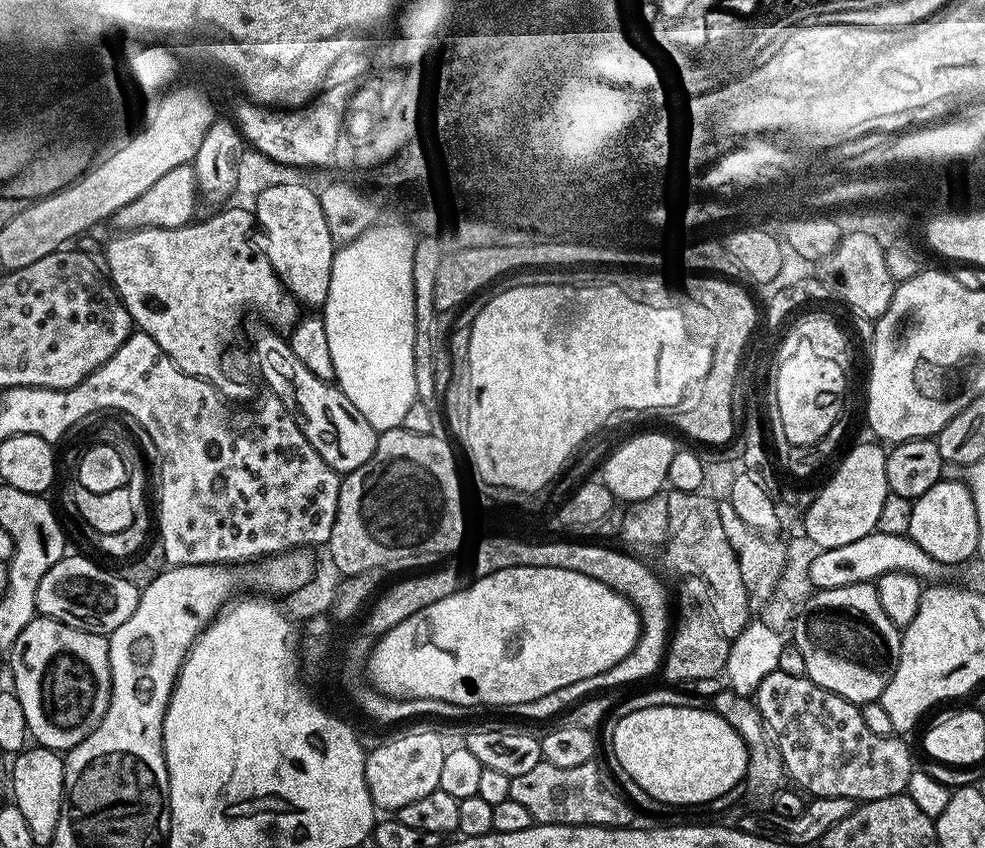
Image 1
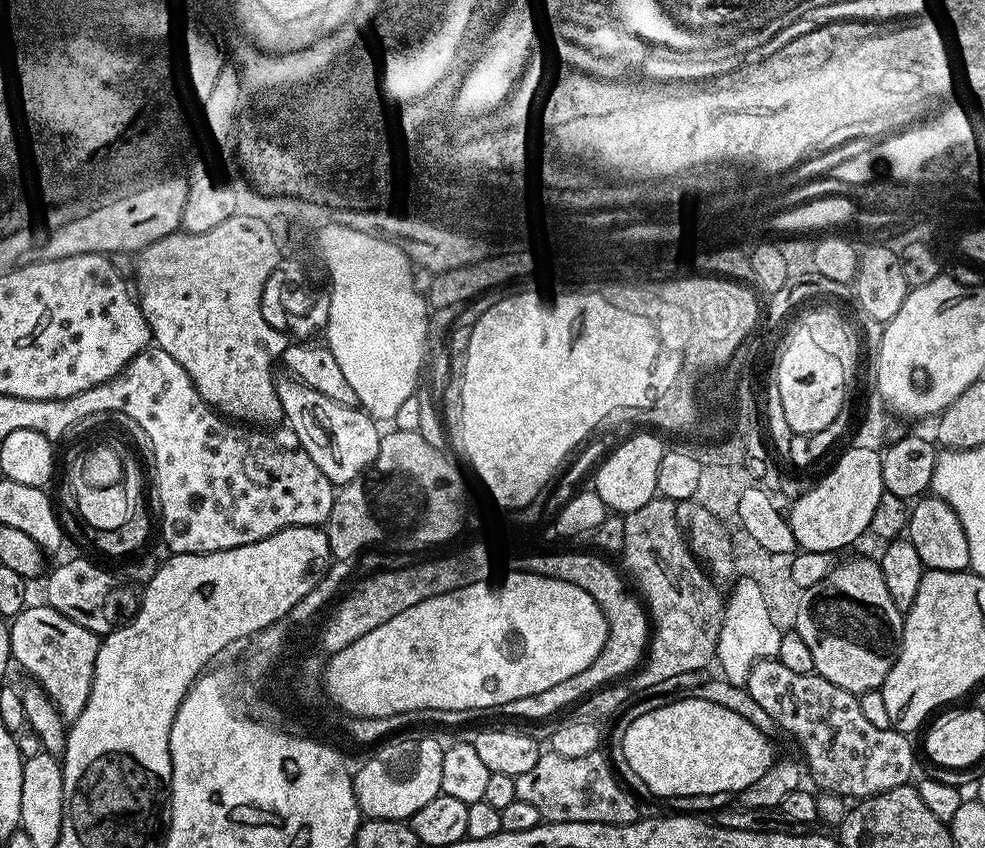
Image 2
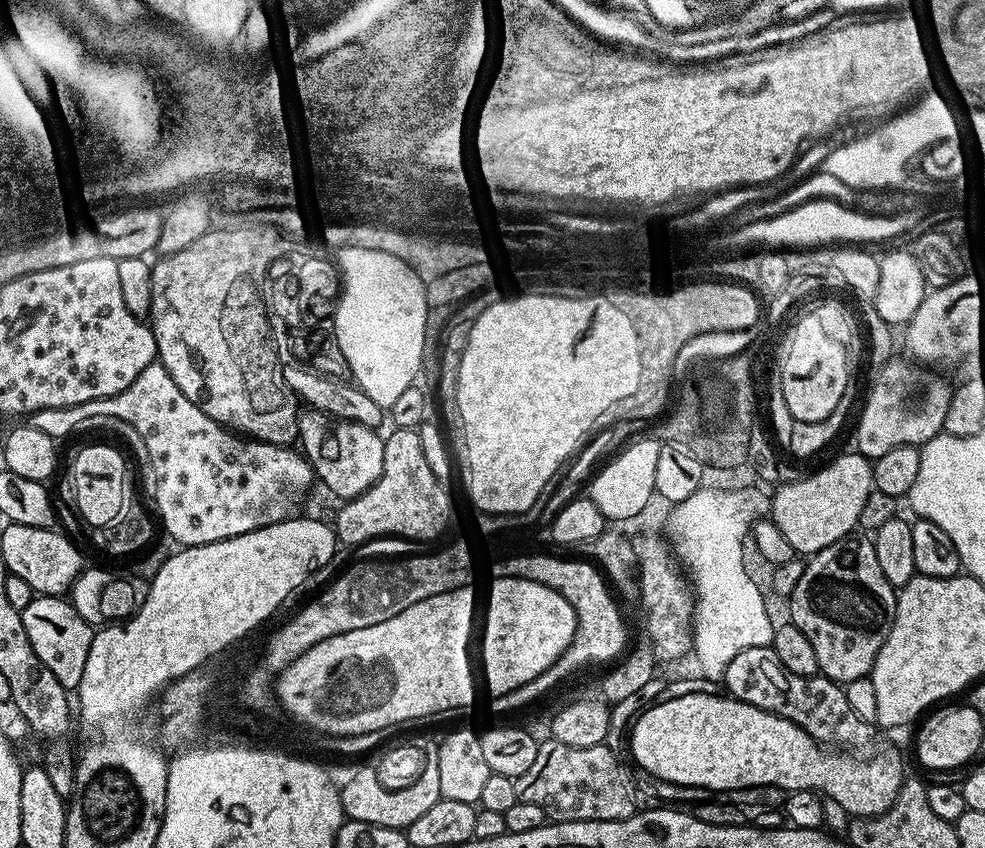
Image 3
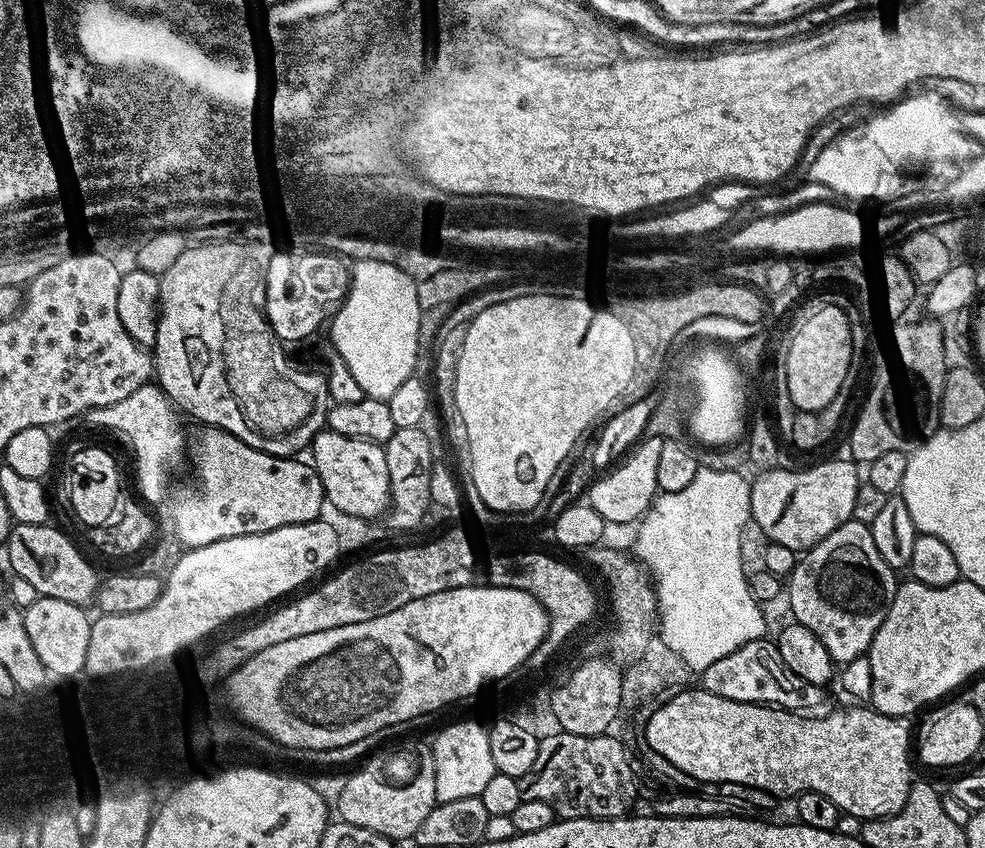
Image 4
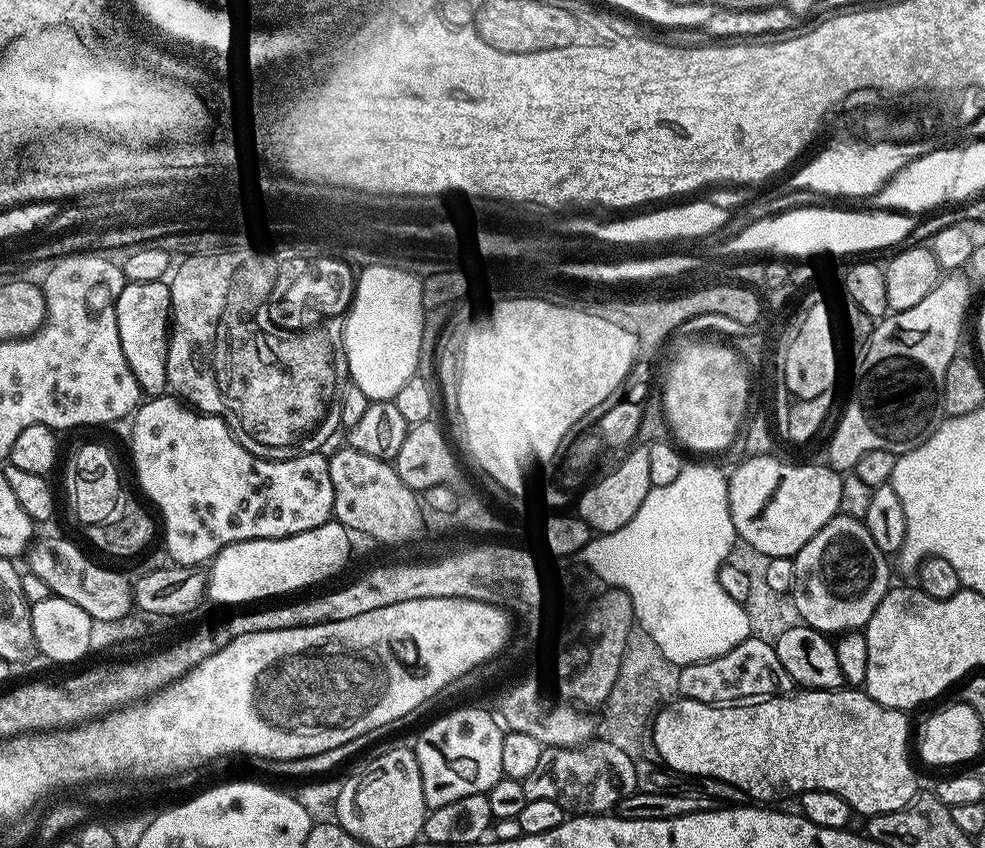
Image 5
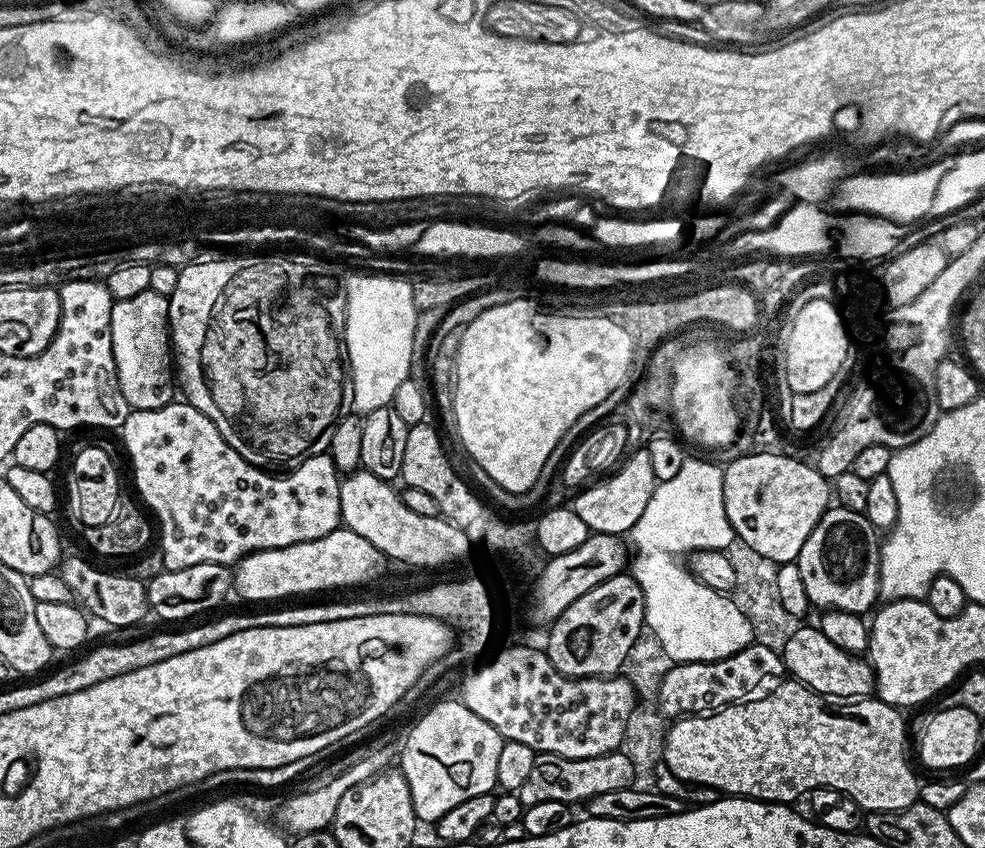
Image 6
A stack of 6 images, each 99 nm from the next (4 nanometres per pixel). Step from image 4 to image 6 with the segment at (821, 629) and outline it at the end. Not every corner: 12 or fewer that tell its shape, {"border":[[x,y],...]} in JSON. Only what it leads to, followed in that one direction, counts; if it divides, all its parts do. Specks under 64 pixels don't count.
{"border":[[832,506],[794,561],[809,605],[877,603],[881,541]]}

